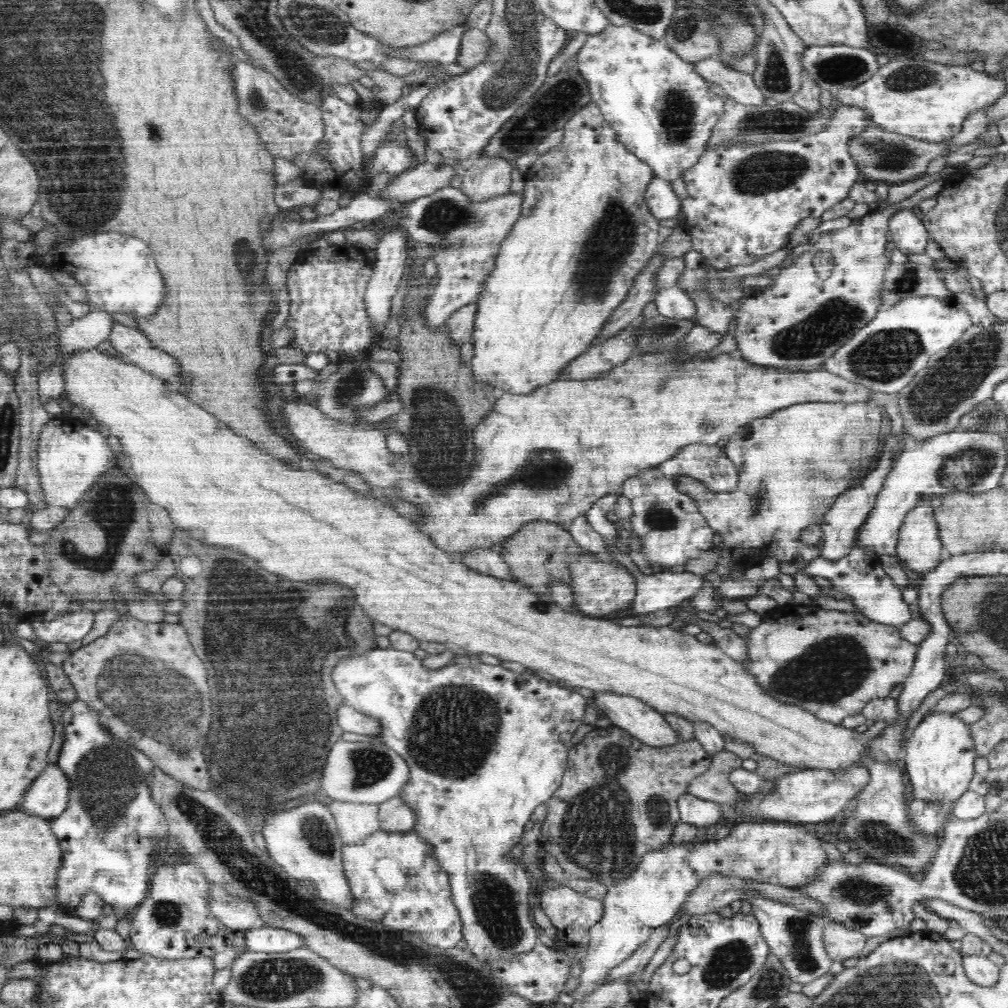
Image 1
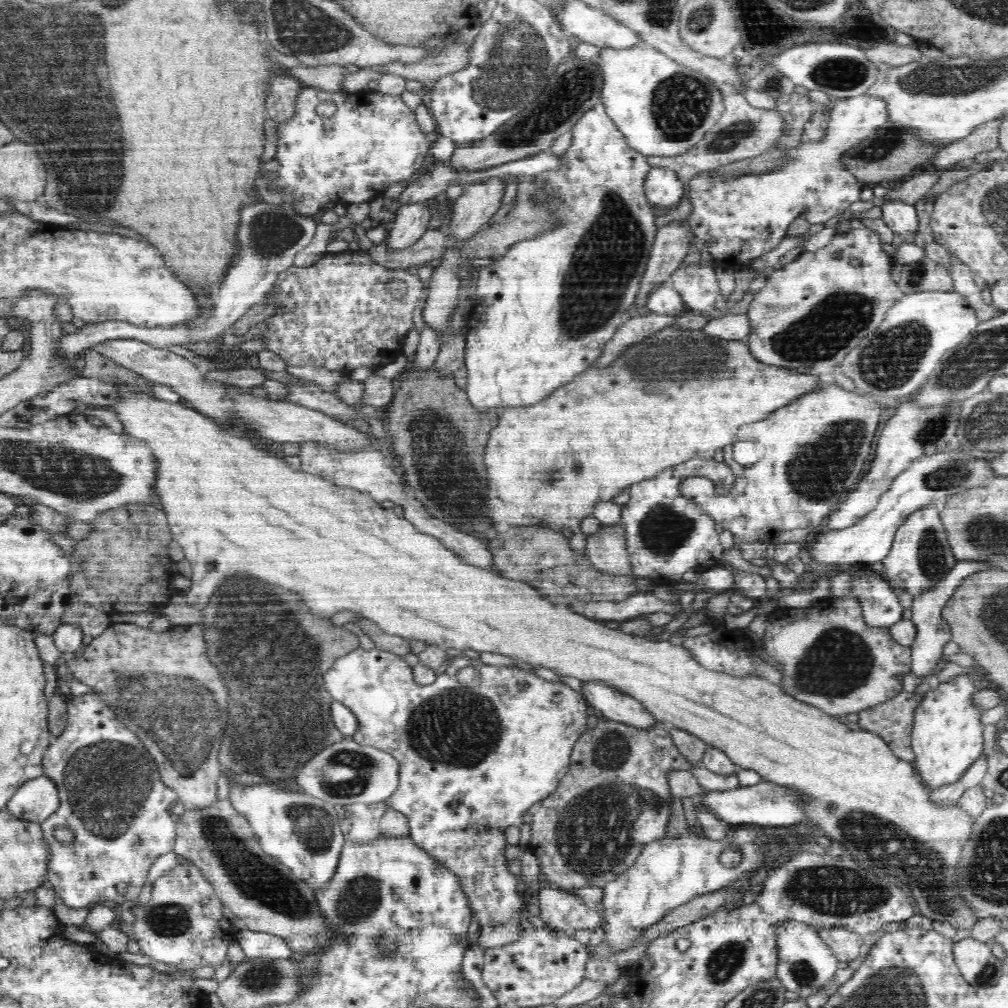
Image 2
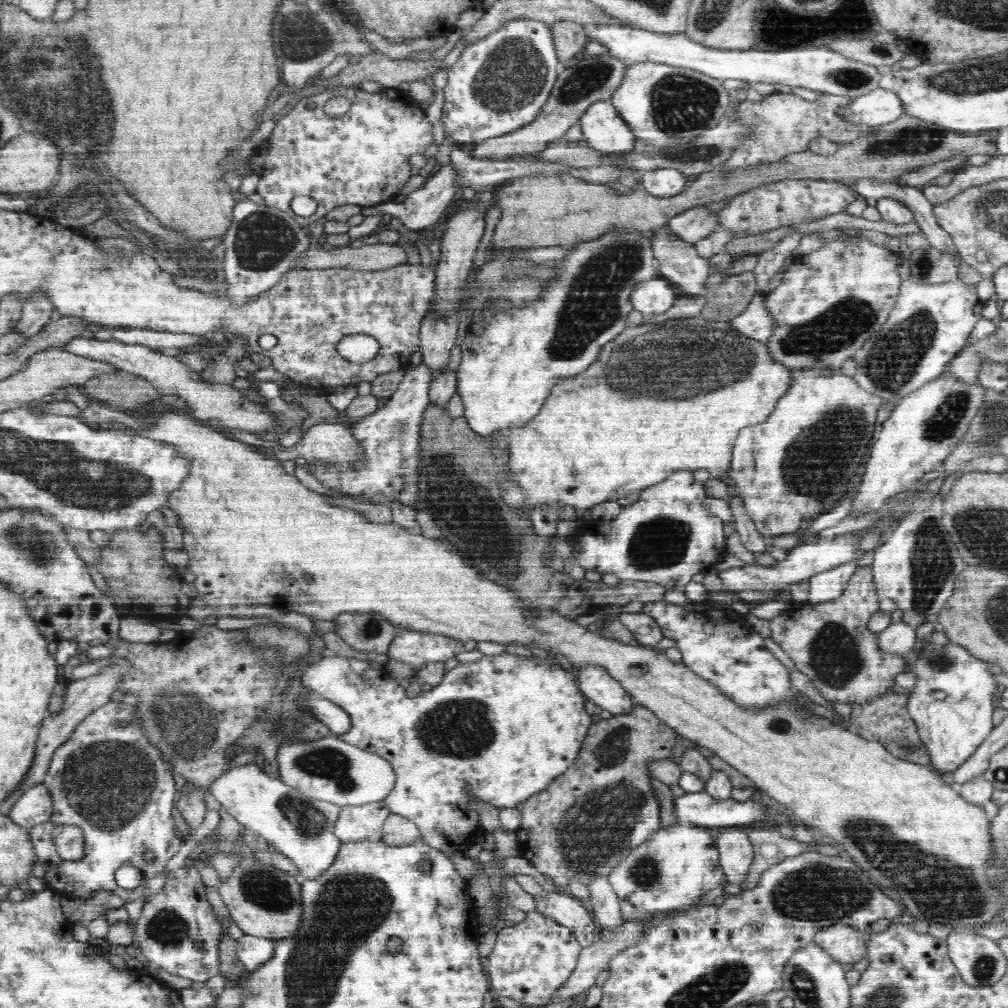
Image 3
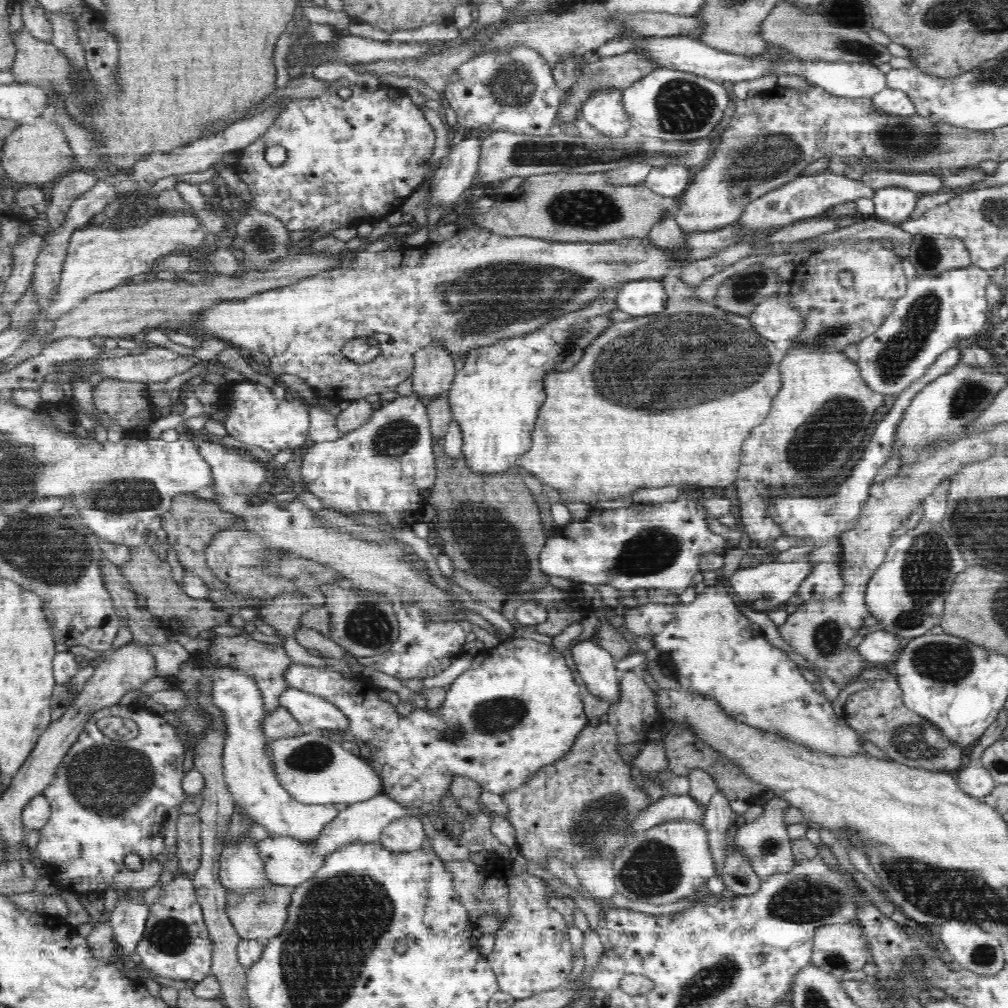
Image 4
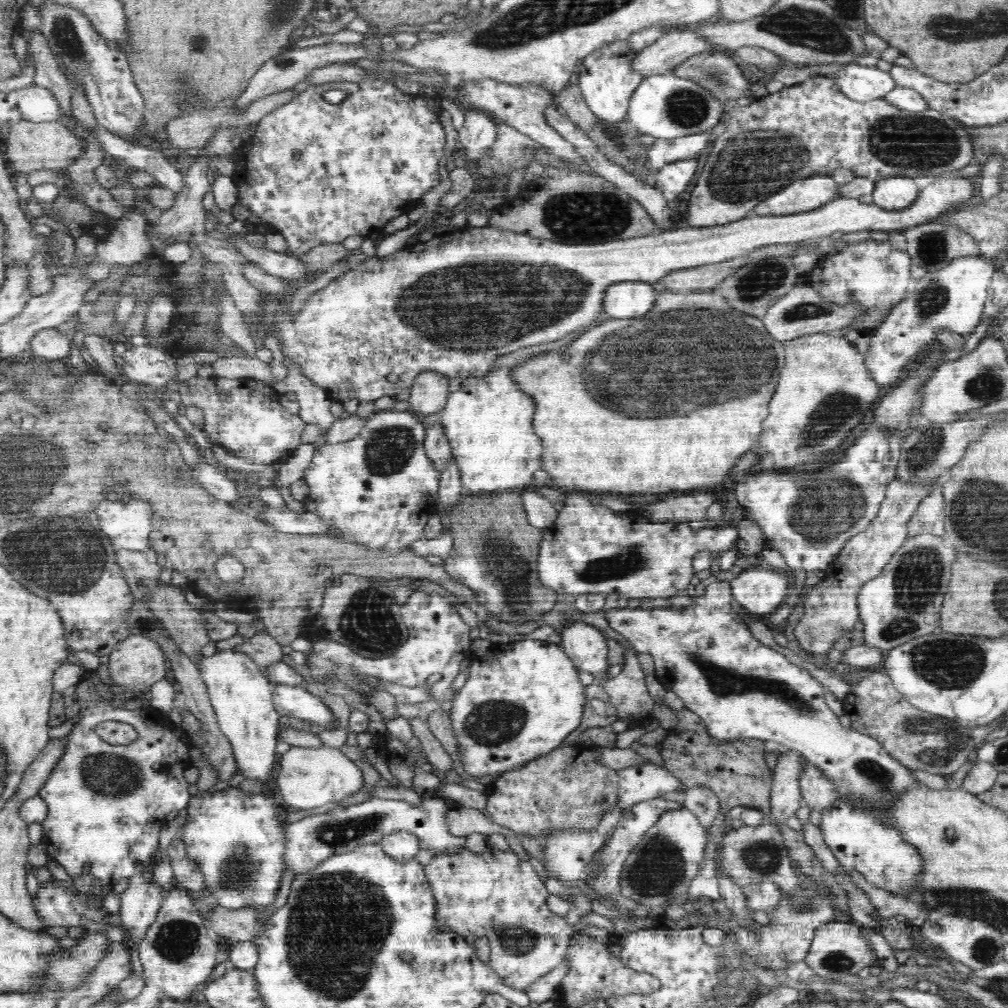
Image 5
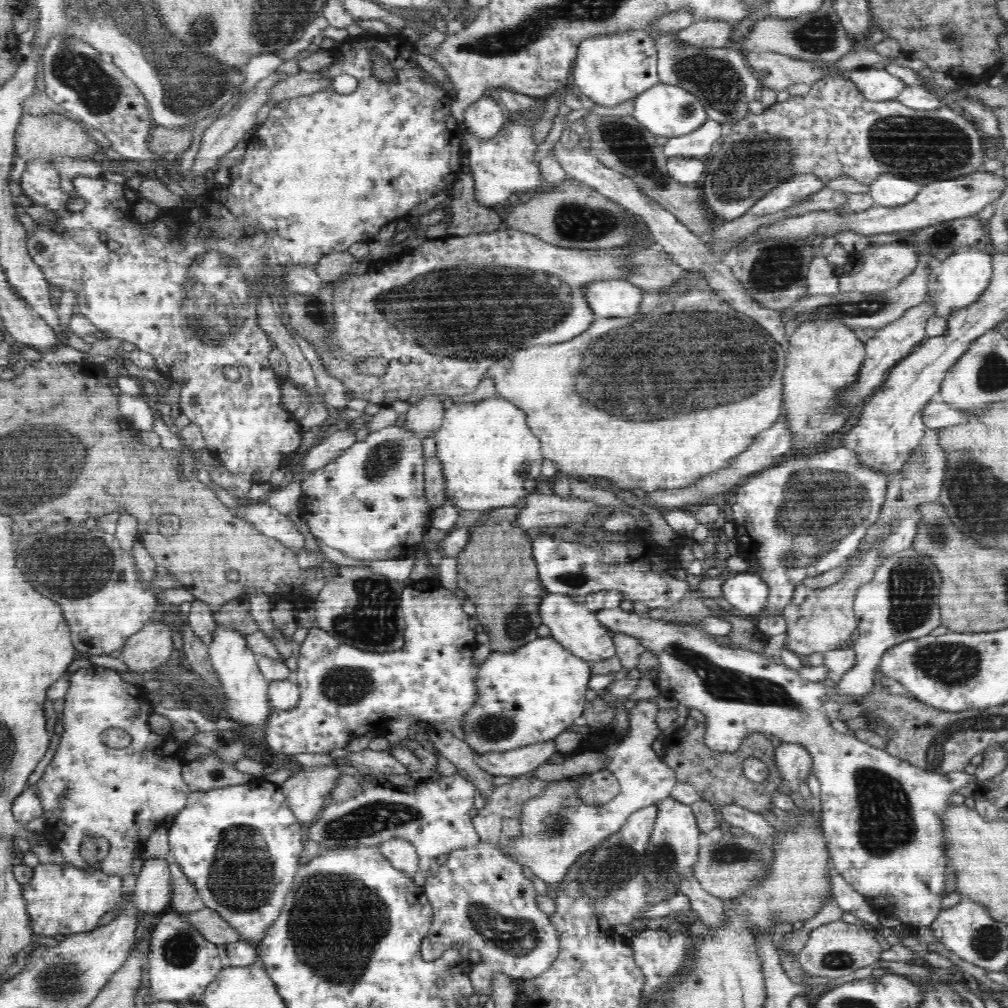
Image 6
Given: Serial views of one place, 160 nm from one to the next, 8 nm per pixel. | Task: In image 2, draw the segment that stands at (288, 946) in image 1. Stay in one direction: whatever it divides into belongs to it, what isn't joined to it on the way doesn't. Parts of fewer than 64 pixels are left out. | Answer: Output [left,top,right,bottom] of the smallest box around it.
[237,928,294,959]

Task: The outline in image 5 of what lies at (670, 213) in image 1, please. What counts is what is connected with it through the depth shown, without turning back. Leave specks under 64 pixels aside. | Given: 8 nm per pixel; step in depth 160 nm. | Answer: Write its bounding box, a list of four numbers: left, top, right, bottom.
[656,160,698,199]

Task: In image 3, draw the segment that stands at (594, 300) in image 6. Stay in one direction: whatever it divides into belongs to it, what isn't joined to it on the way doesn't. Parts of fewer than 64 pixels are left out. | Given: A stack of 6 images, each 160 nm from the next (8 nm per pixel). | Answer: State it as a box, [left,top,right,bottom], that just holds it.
[630,276,679,315]

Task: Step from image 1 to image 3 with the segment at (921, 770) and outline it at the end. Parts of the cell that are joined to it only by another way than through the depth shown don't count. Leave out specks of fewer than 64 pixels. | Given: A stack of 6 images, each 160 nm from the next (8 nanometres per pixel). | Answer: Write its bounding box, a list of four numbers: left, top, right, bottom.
[907,640,998,775]

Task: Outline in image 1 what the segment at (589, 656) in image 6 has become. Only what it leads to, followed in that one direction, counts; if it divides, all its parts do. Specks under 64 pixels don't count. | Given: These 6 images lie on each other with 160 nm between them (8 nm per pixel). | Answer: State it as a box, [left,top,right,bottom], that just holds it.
[591,691,682,748]

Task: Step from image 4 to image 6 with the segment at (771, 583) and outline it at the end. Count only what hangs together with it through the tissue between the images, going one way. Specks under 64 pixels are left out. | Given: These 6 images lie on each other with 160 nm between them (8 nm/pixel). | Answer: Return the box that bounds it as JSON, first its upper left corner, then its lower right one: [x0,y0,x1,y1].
[721,571,769,617]

